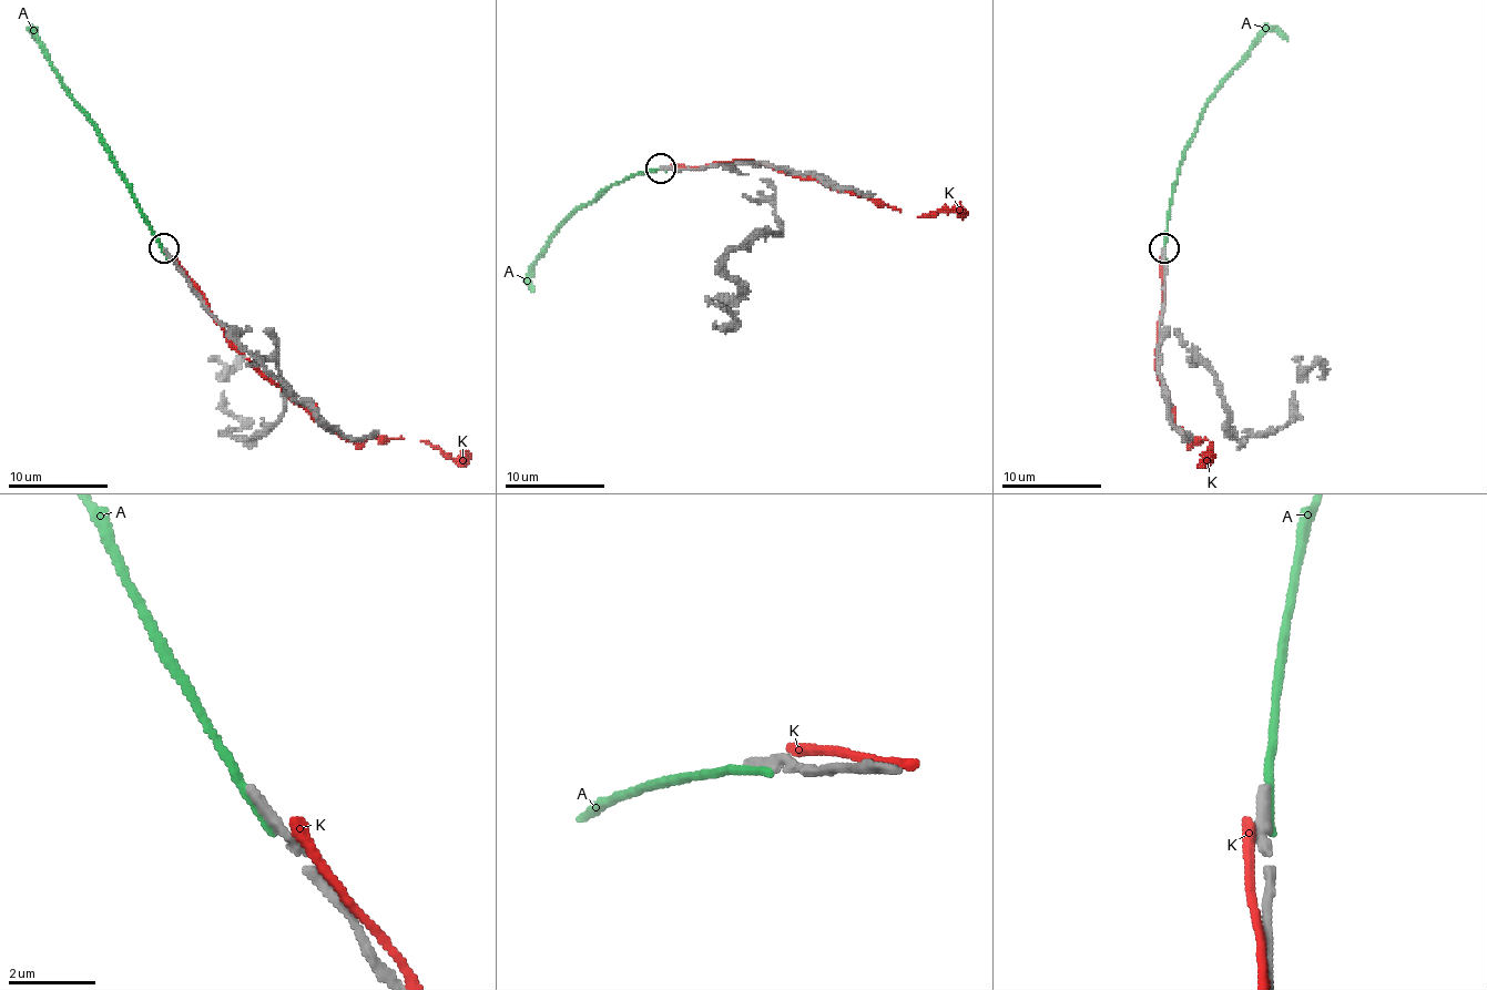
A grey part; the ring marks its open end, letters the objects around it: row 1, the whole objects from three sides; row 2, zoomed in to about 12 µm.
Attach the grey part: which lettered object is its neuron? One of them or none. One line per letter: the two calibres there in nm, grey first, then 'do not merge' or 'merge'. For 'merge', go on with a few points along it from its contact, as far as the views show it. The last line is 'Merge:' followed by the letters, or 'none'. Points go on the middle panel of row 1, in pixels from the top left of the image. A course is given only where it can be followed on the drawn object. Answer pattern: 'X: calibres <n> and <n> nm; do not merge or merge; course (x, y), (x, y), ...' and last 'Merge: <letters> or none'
A: calibres 320 and 220 nm; do not merge
K: calibres 240 and 300 nm; do not merge
Merge: none

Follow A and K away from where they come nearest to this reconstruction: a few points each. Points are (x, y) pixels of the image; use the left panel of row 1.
A: (166, 254), (131, 186), (32, 32), (37, 42)
K: (174, 262), (246, 358), (321, 424), (356, 444), (376, 436), (438, 446), (452, 458), (470, 453)

